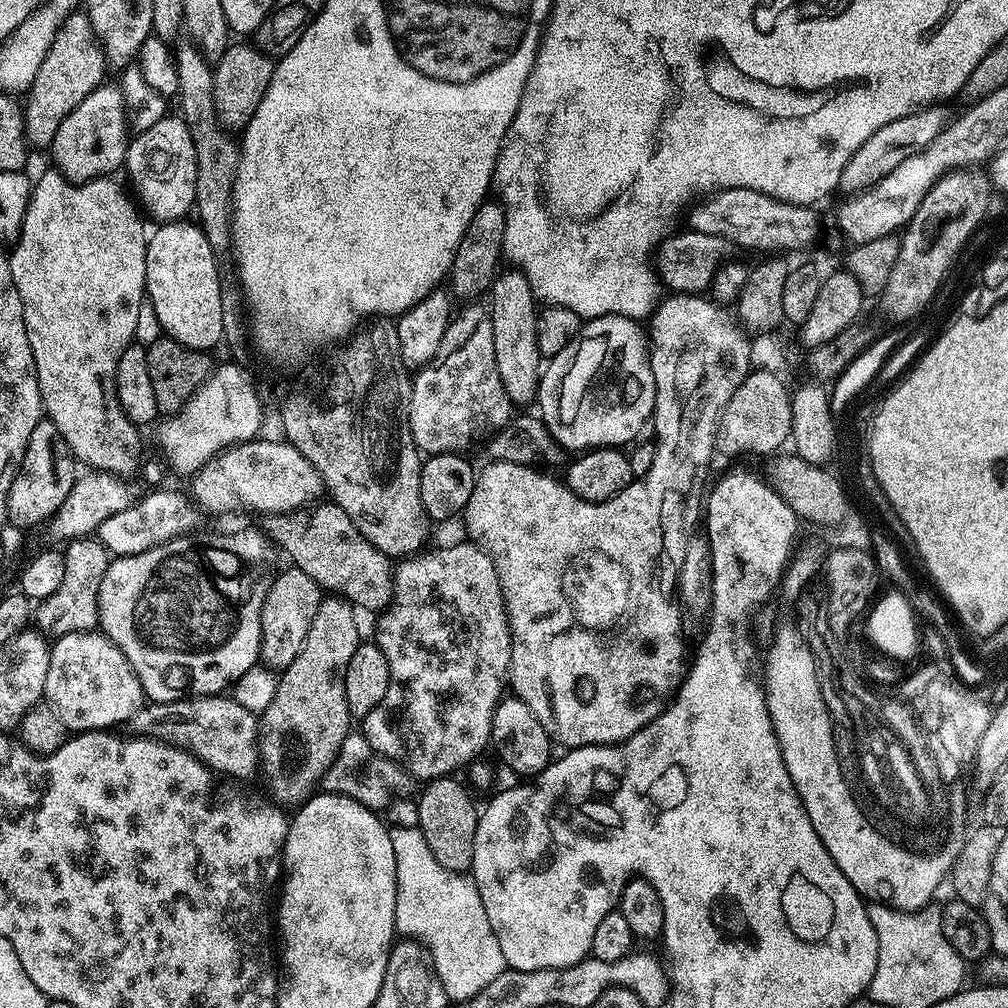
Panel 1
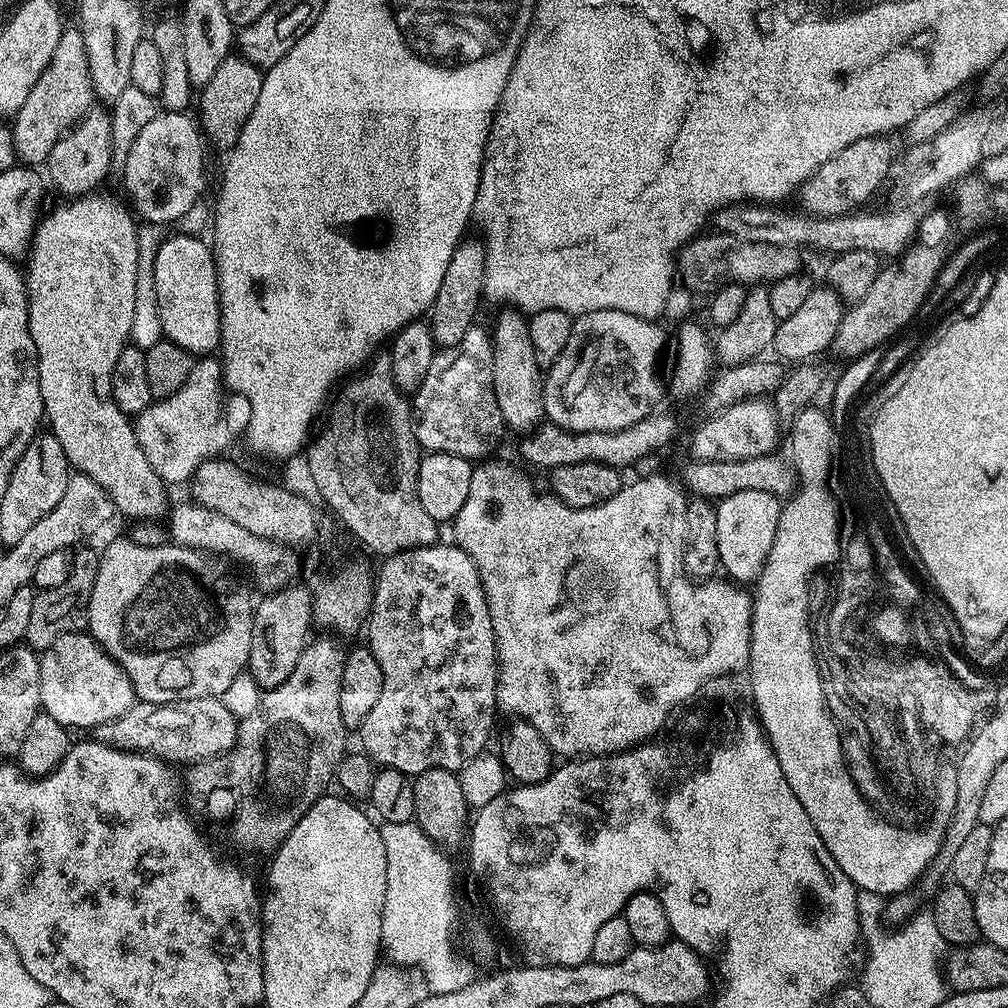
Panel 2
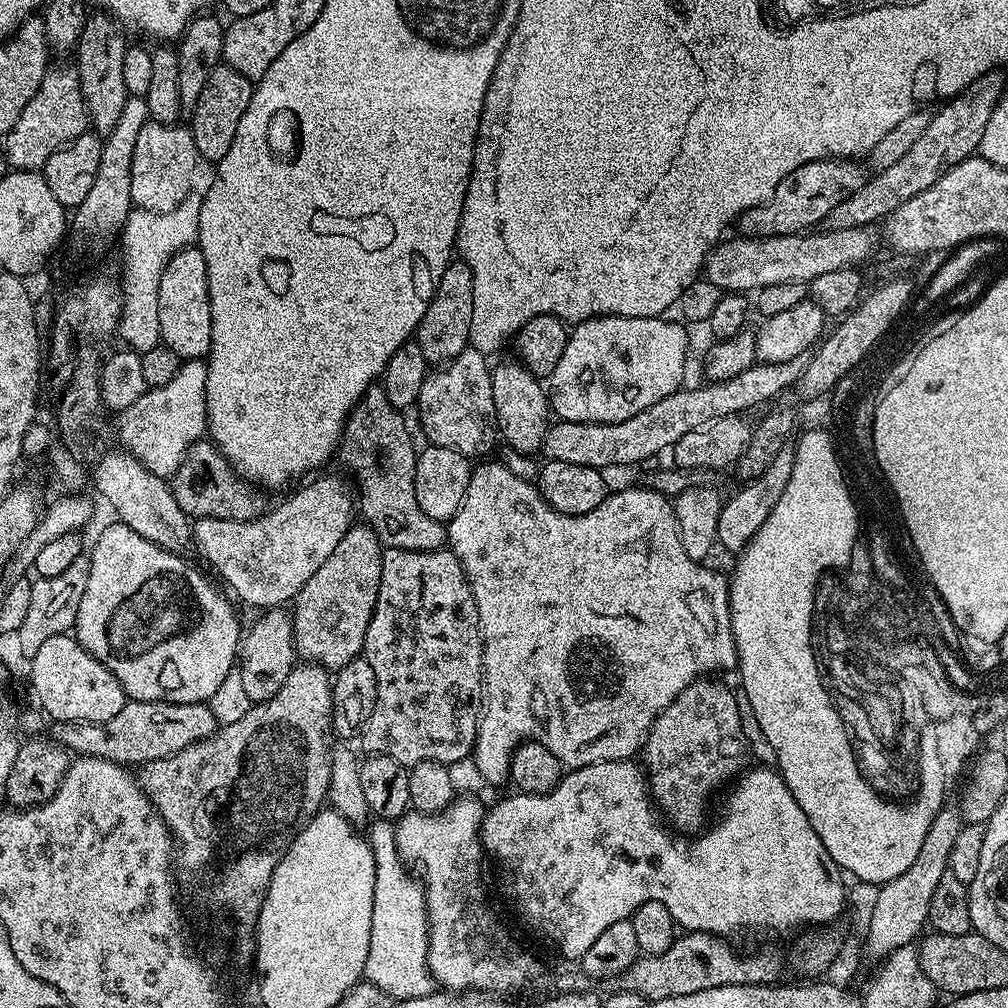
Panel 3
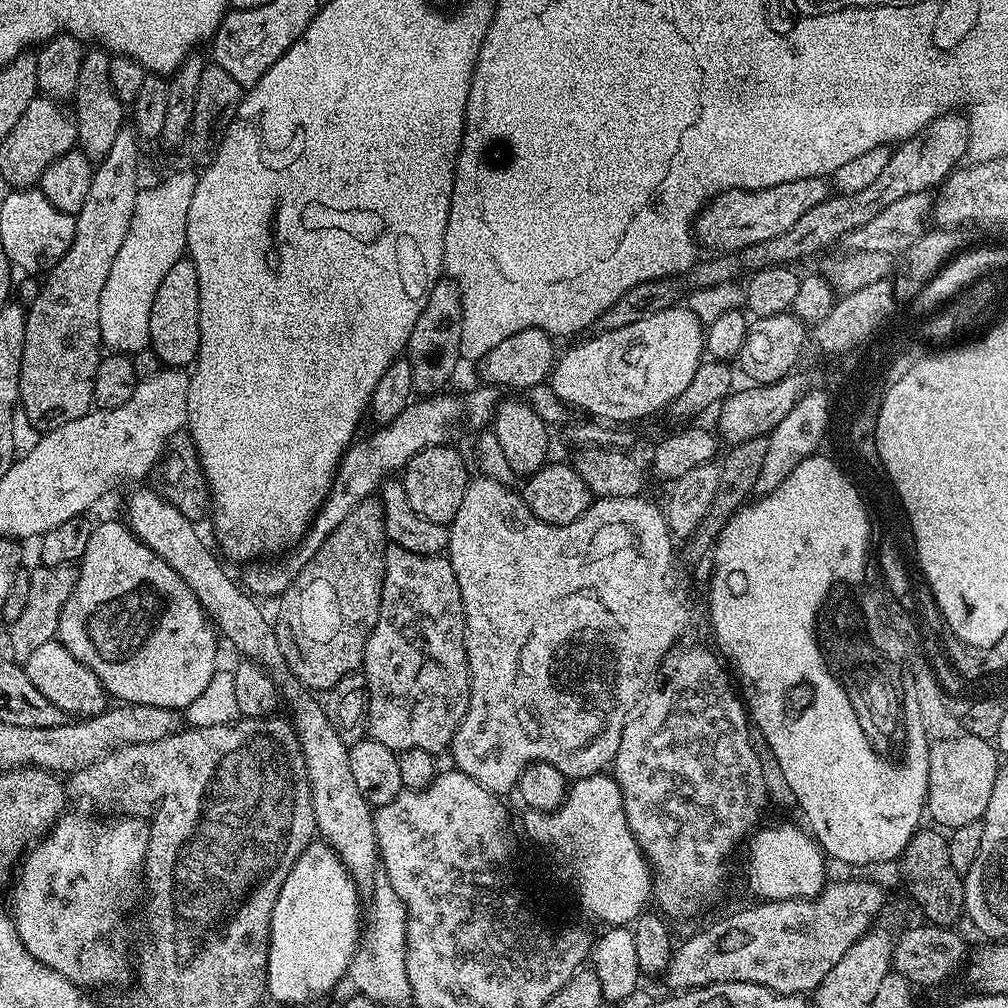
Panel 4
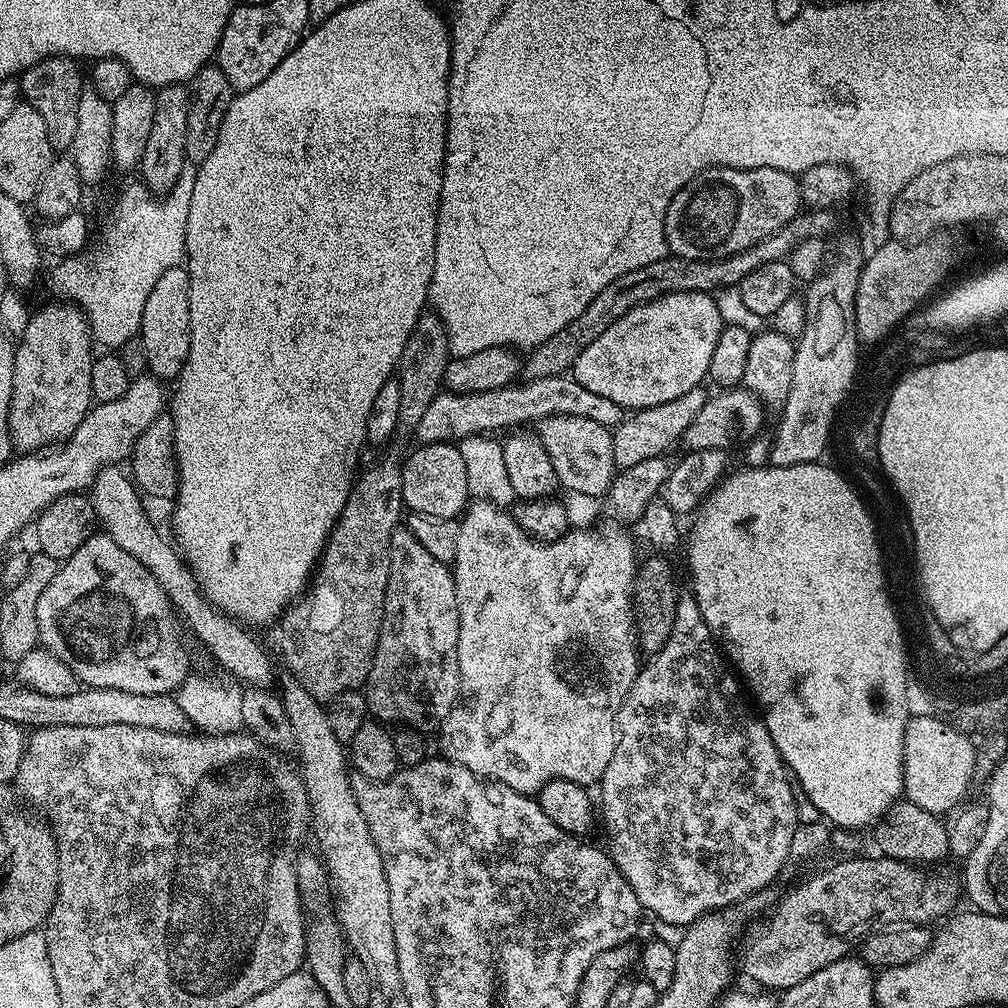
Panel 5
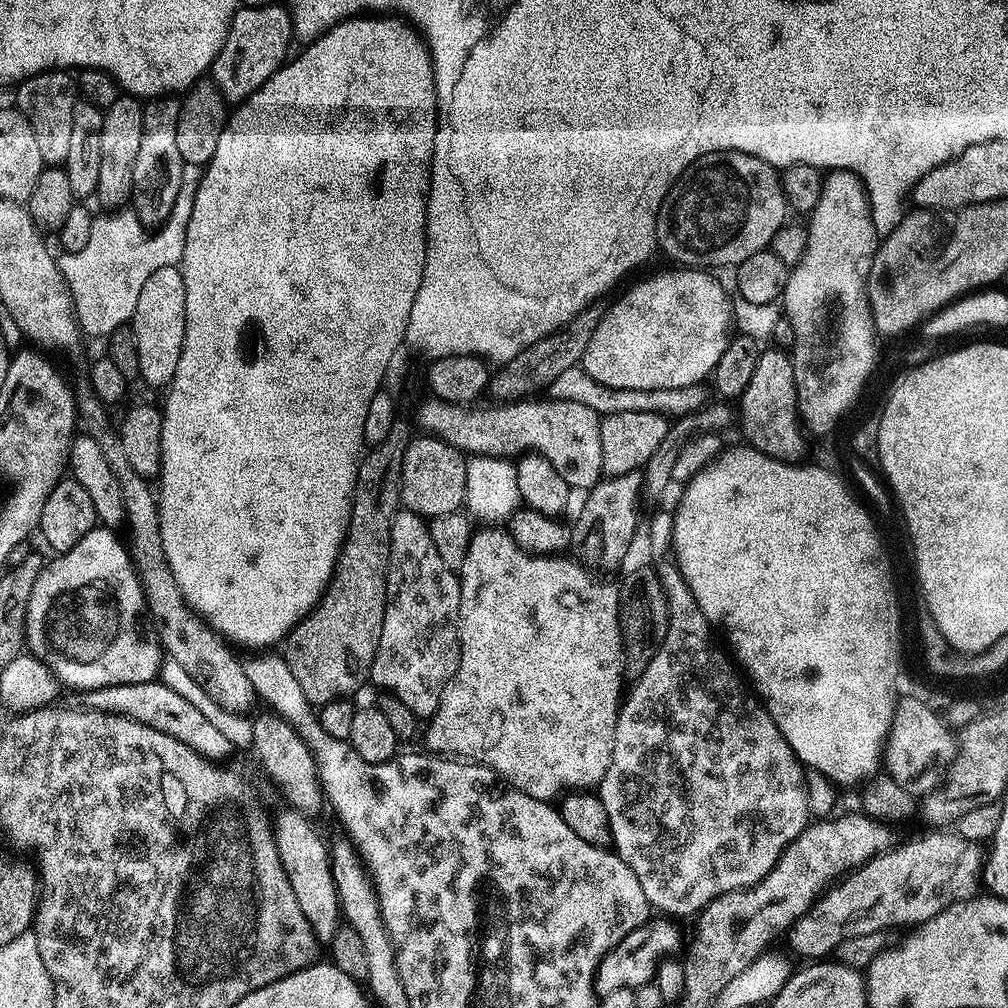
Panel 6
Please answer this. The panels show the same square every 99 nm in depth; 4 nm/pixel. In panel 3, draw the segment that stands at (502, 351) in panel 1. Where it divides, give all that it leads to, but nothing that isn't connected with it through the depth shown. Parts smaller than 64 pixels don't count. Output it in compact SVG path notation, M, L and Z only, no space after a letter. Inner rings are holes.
M519 362L500 364L492 368L492 389L496 403L496 422L503 443L509 448L531 457L544 447L544 439L550 427L550 396L542 385L541 377Z

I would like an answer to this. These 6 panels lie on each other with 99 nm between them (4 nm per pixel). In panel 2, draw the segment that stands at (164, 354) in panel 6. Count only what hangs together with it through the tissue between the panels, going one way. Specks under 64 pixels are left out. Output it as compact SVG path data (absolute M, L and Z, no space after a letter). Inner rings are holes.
M183 234L162 241L152 256L152 273L164 336L187 352L212 354L220 346L220 291L216 285L216 257L202 241L200 236Z

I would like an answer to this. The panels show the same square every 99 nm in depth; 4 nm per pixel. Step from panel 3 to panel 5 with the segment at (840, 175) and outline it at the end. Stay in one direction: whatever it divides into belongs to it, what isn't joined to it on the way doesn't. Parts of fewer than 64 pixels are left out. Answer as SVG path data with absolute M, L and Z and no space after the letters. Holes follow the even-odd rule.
M704 168L674 194L666 210L664 237L671 255L687 260L722 260L762 242L792 221L801 208L800 184L793 173L773 168Z

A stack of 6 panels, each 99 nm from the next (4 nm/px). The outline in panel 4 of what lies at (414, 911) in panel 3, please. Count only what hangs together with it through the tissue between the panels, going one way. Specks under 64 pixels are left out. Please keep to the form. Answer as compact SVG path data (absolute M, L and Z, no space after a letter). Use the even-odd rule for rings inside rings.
M377 873L373 884L372 906L370 912L370 930L365 933L357 953L349 968L348 980L361 995L370 997L378 1004L383 1002L405 1002L411 997L409 990L410 972L405 966L408 953L406 934L408 933L408 915L405 904L388 882L386 874Z

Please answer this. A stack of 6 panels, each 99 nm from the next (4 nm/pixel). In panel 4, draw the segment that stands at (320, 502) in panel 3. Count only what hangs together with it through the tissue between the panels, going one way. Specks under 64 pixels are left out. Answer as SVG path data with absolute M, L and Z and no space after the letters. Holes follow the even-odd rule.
M479 386L480 388L472 391L468 397L463 400L460 396L444 396L448 394L437 394L427 398L417 399L415 402L401 407L398 418L394 418L389 424L377 427L376 433L373 436L368 436L357 439L344 452L344 457L340 459L340 465L336 468L336 477L332 480L332 489L328 491L328 498L316 512L316 517L312 520L312 527L308 533L304 535L303 540L295 545L294 550L289 551L277 564L260 564L264 562L252 562L247 565L248 568L244 572L244 580L242 584L245 589L253 597L261 598L260 596L273 596L279 598L287 593L288 588L292 585L292 581L296 579L297 574L306 567L314 558L316 552L324 543L326 538L330 538L330 534L334 534L334 530L338 530L338 526L342 526L342 522L346 522L346 518L350 518L350 514L356 507L366 499L373 495L372 492L381 487L389 479L391 472L399 473L410 462L410 458L414 458L414 454L418 454L423 448L433 448L439 444L448 444L451 441L452 431L456 428L456 423L463 418L466 423L474 426L482 424L487 425L495 415L498 399L496 400L497 392L490 386Z

